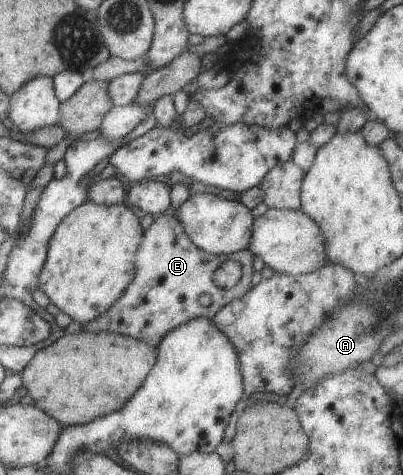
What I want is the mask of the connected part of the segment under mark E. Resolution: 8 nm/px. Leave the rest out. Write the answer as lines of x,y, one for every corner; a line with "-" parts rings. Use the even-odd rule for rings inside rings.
174,212
160,214
145,229
140,251
136,253
135,282
106,315
84,324
83,330
120,333
146,341
152,347
159,347
170,331
198,317
213,319
232,299
239,299
251,289
252,262
253,257
248,250
221,255
203,251
190,239
187,231
184,231
-
228,259
240,265
242,275
232,289
222,289
218,287
215,275

